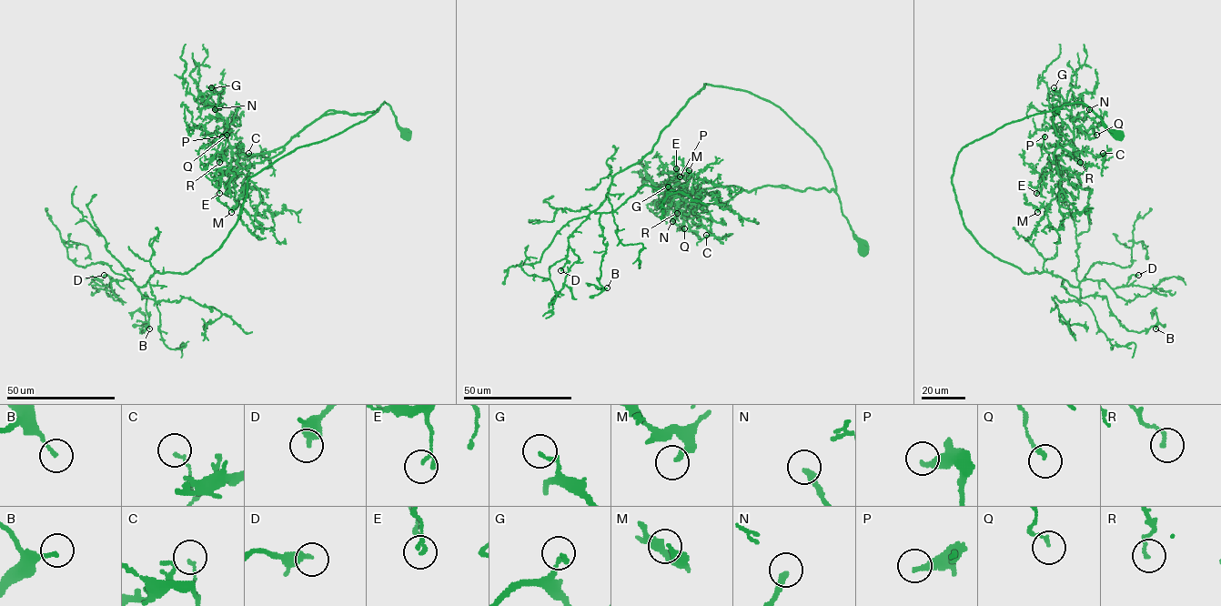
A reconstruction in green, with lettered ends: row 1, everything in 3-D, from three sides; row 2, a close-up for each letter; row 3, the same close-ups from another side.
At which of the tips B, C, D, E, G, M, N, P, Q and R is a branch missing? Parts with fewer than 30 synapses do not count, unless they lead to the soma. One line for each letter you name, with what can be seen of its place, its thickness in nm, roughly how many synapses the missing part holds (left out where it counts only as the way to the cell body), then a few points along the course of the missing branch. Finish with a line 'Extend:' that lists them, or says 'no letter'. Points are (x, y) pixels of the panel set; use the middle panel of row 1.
Extend: no letter

